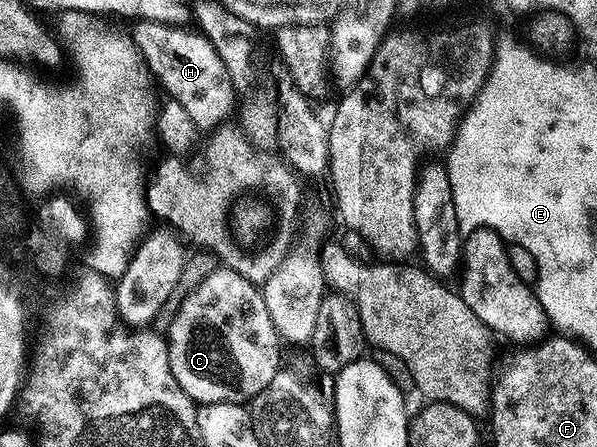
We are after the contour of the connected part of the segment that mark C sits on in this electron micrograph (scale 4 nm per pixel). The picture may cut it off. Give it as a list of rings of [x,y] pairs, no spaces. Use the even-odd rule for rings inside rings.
[[[219,268],[183,300],[177,309],[177,315],[168,323],[167,341],[169,343],[169,363],[171,372],[187,392],[194,403],[214,406],[224,402],[252,403],[257,395],[275,380],[278,370],[282,369],[281,345],[282,339],[271,320],[271,312],[267,312],[265,295],[259,289],[258,283],[249,282],[239,272],[228,268]]]

